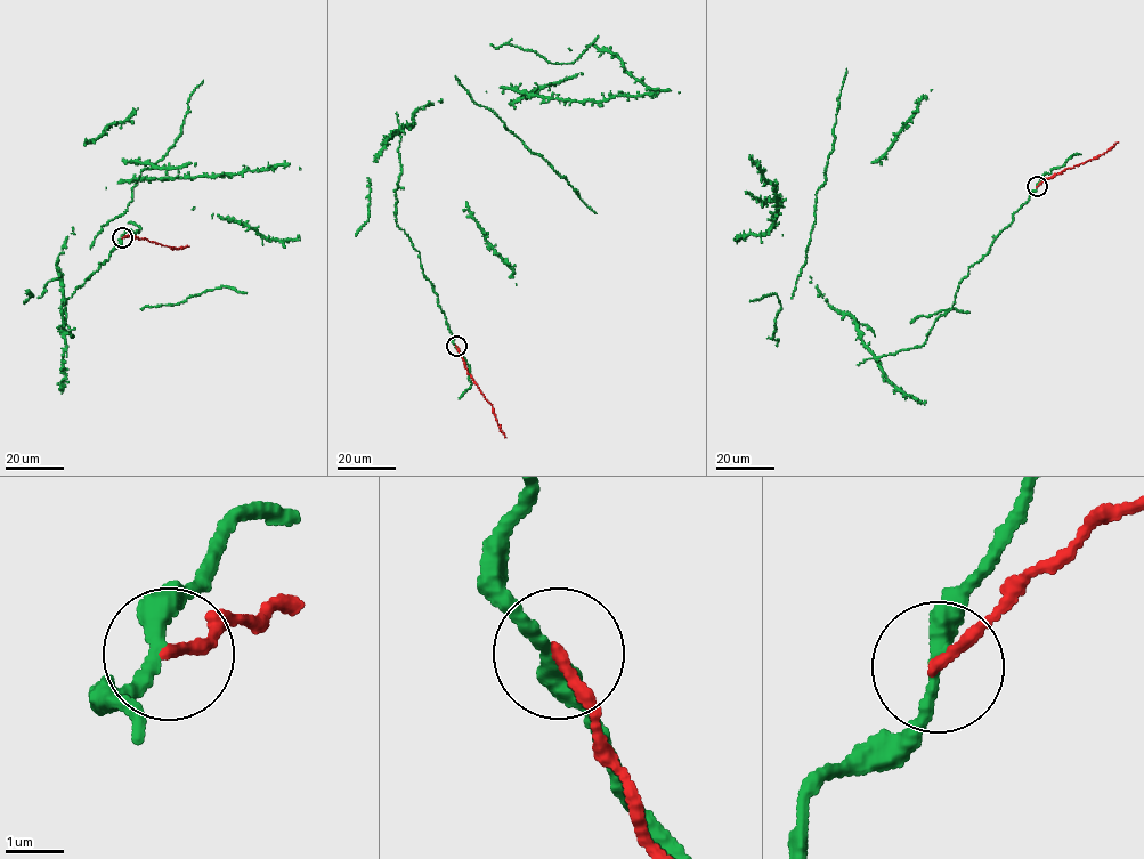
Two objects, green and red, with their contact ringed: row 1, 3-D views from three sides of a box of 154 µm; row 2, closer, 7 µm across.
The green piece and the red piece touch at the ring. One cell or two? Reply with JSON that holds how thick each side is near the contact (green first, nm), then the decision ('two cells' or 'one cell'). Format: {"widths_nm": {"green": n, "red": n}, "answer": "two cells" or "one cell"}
{"widths_nm": {"green": 280, "red": 200}, "answer": "two cells"}

